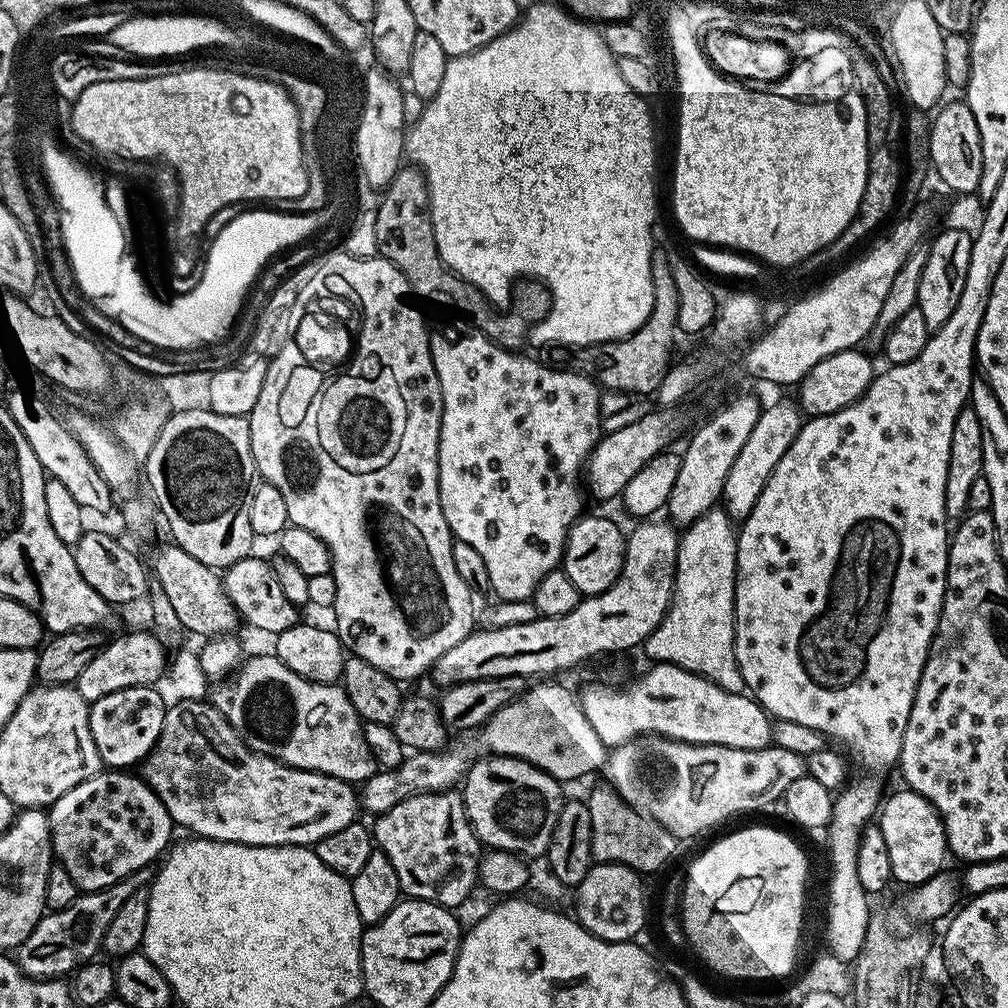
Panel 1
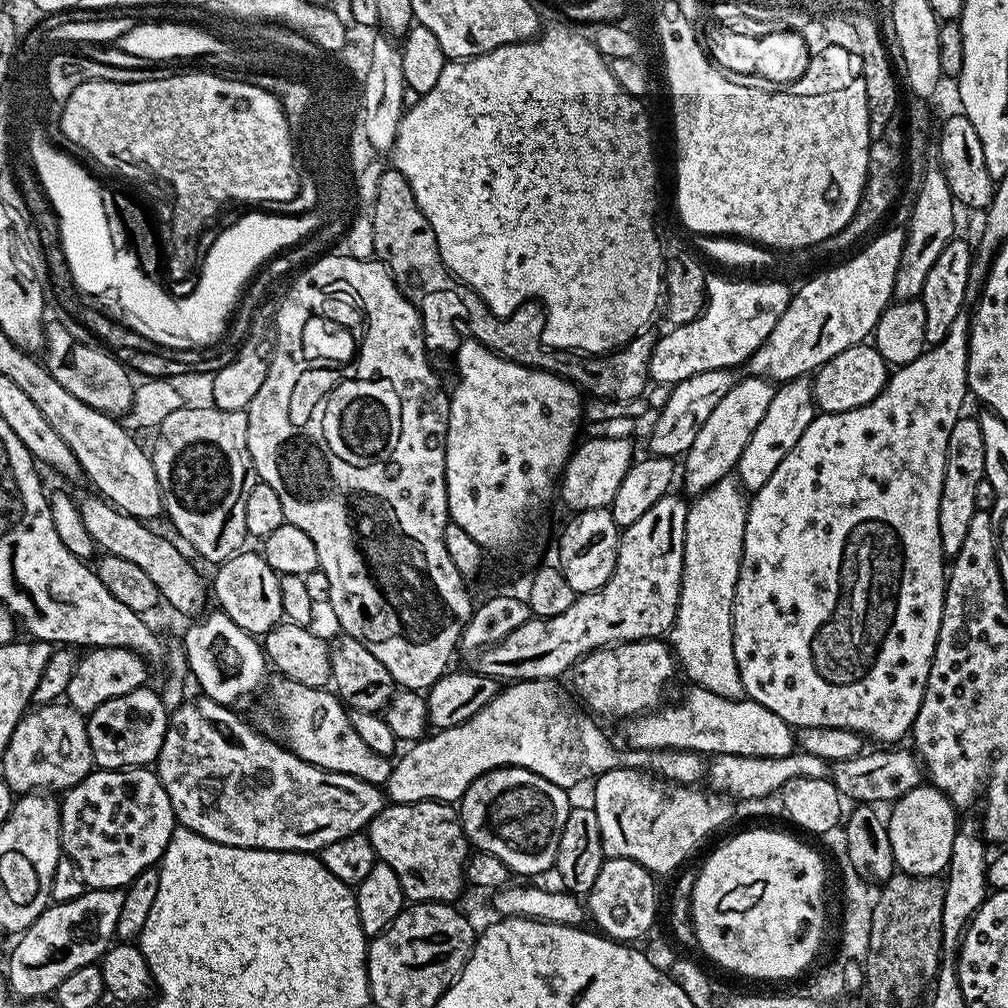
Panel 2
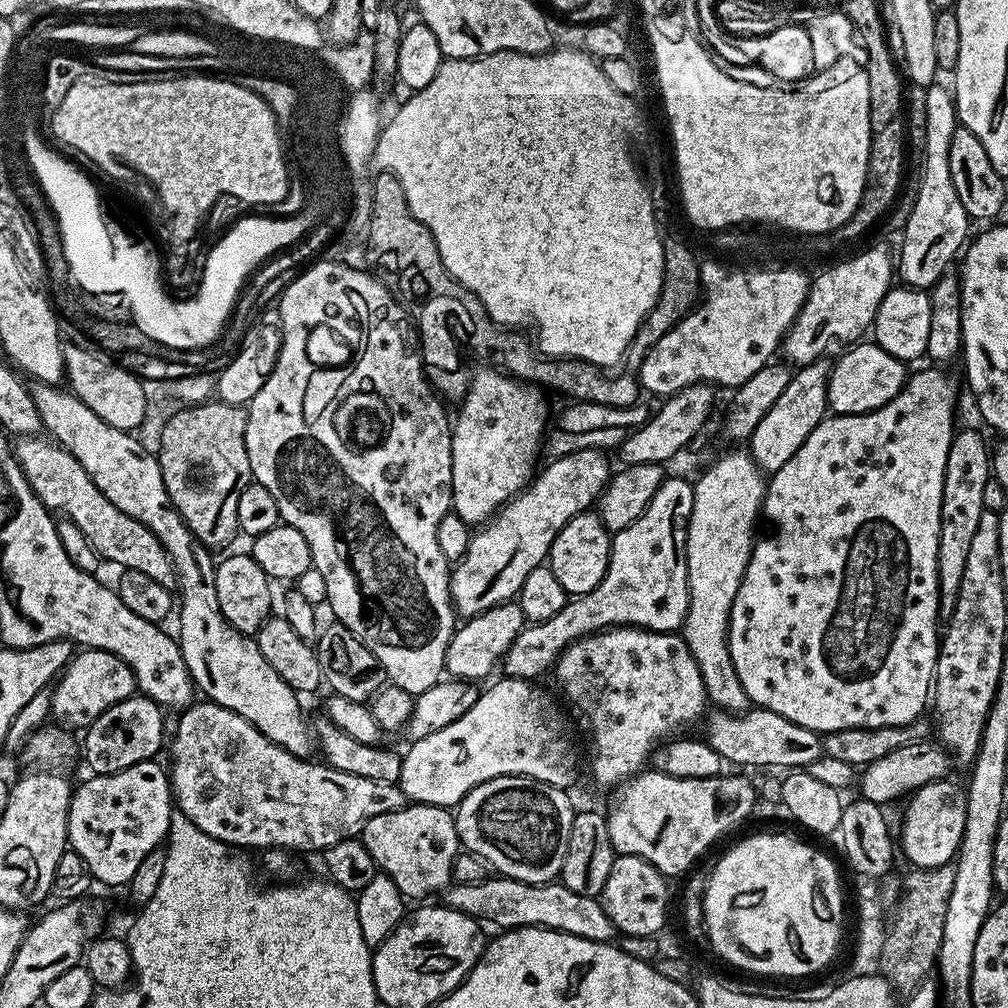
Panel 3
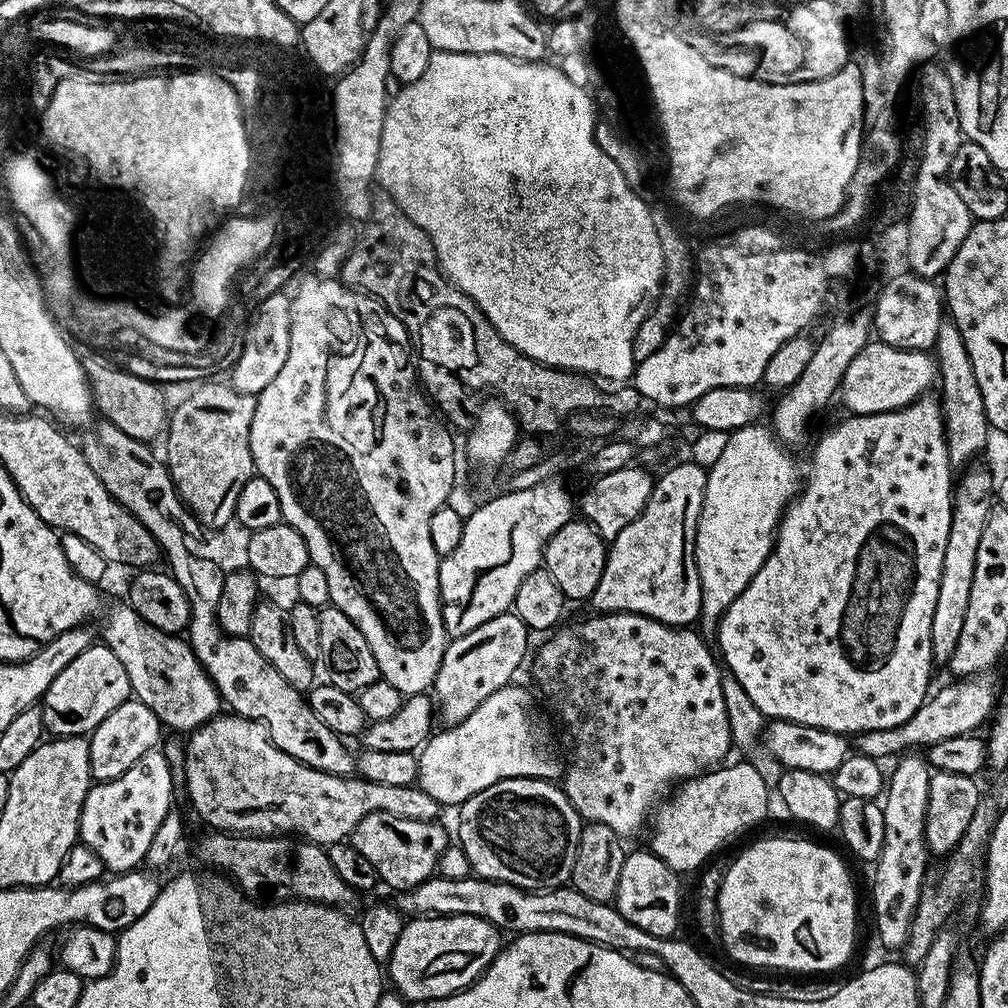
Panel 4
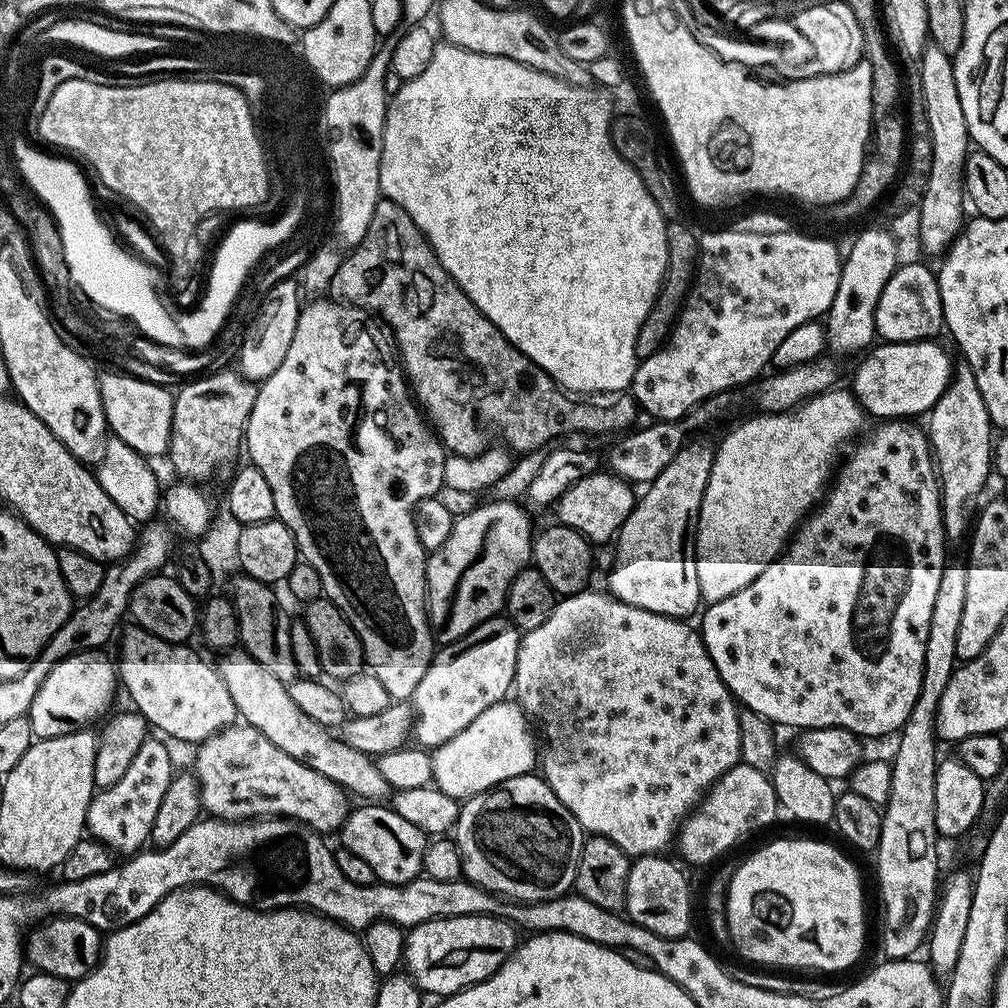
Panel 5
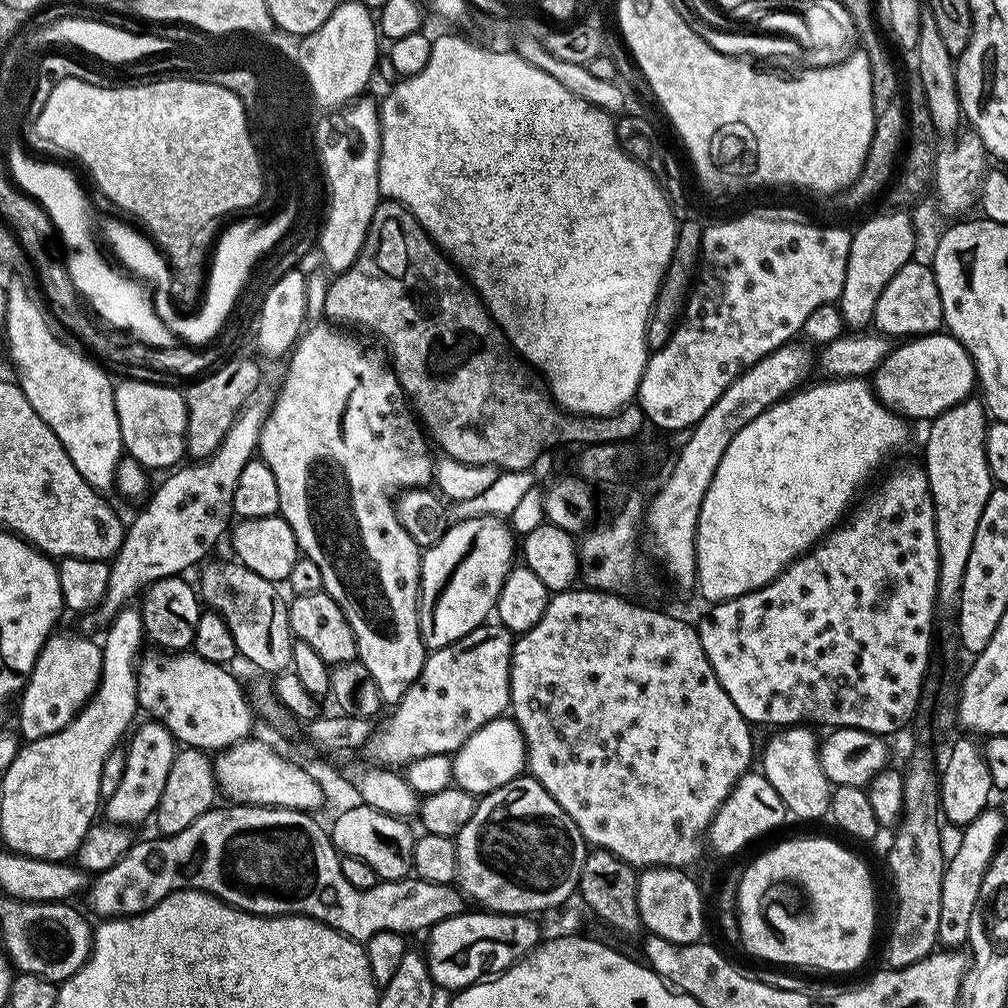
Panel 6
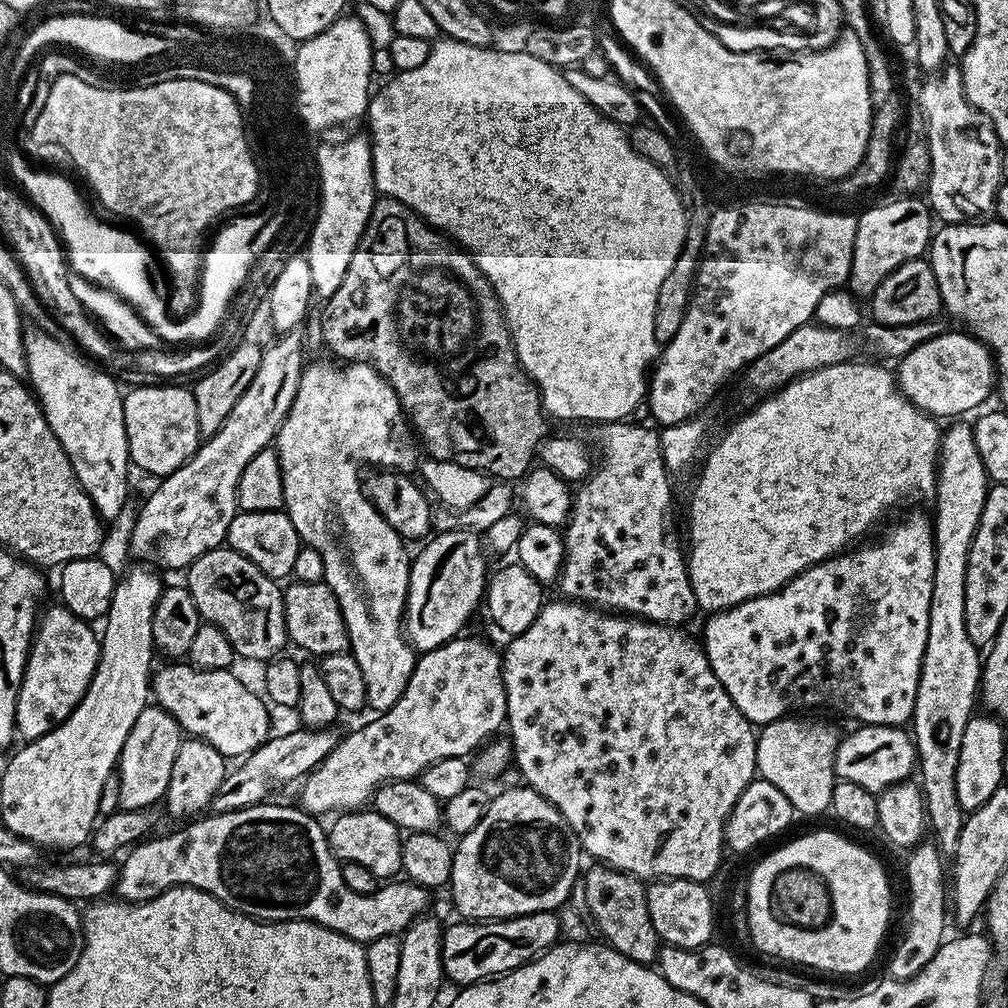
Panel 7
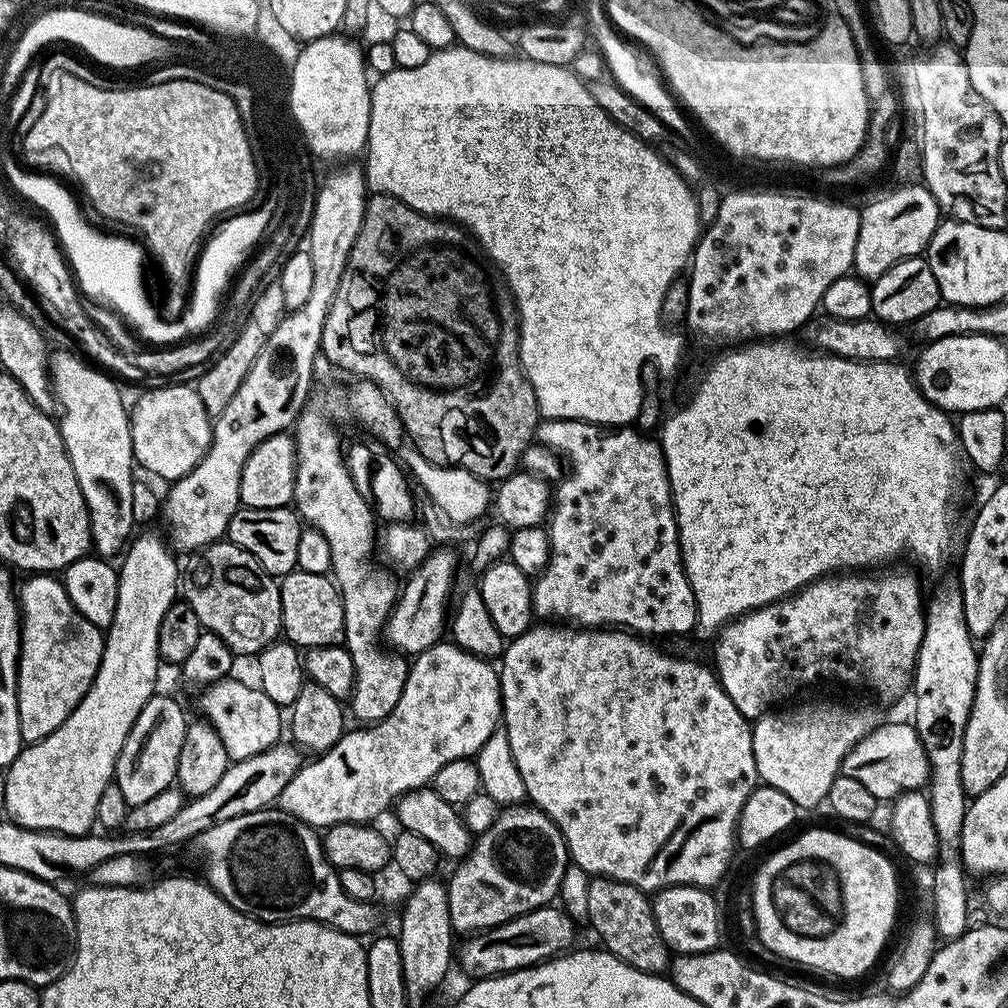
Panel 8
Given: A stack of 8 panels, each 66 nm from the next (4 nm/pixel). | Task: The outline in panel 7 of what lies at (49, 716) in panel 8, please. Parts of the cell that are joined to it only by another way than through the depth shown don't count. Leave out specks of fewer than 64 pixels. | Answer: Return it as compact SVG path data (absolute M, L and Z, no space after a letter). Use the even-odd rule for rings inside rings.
M63 603L45 607L39 617L16 707L16 731L21 741L42 738L76 709L94 678L100 657L100 636L91 623L78 618Z

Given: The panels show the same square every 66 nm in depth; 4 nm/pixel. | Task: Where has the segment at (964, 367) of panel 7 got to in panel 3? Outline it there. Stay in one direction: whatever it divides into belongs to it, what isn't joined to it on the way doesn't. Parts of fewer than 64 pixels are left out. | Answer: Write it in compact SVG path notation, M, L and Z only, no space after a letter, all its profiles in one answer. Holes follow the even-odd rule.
M856 342L840 361L832 364L828 379L828 406L837 416L873 412L890 402L903 390L906 379L905 361L894 358L875 342Z

